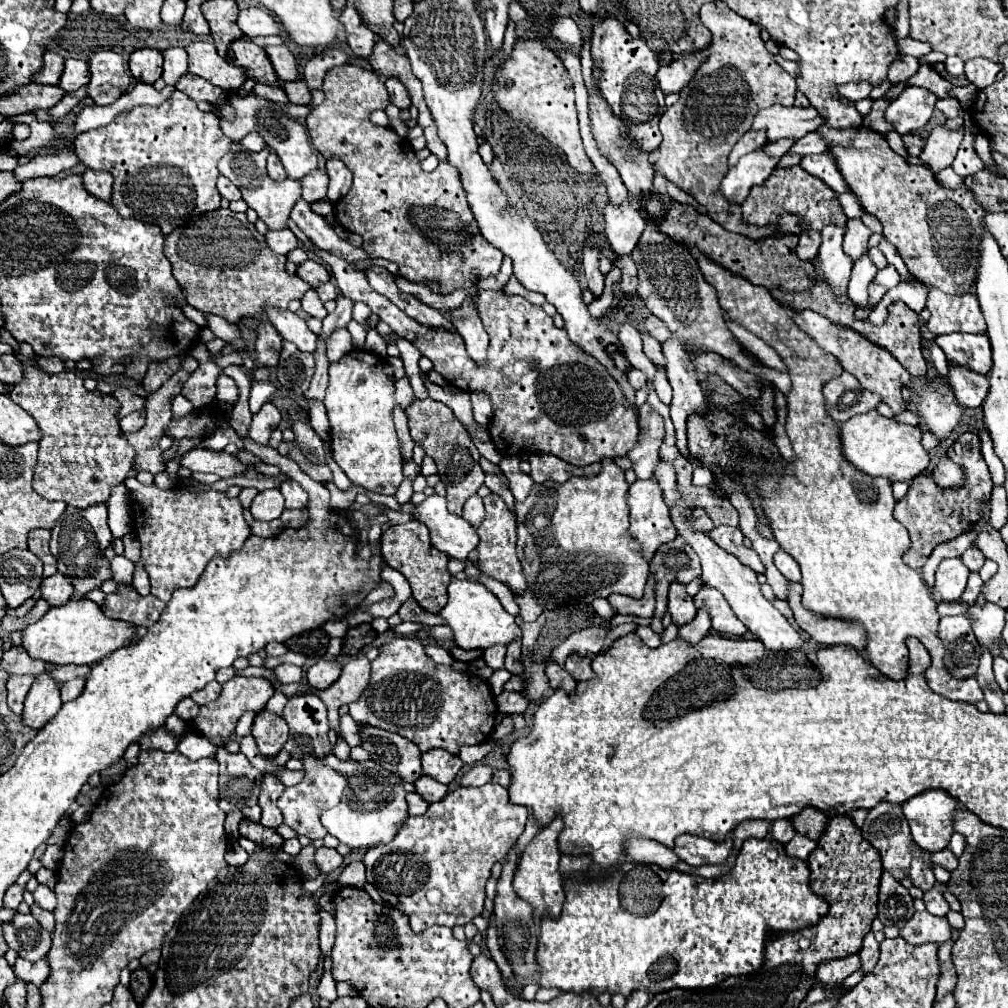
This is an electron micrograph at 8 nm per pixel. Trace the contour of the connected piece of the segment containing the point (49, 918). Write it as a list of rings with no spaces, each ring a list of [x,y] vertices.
[[[33,905],[33,907],[31,907],[31,915],[39,921],[39,925],[41,925],[47,933],[53,933],[53,929],[55,929],[55,919],[53,919],[53,913],[51,913],[51,911],[45,911],[45,909],[41,909],[39,905]]]

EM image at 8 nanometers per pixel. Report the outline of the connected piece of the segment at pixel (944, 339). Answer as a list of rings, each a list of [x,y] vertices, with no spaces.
[[[985,333],[939,335],[935,341],[943,349],[951,365],[961,365],[981,375],[989,373],[992,367],[992,351],[989,337],[985,337]]]

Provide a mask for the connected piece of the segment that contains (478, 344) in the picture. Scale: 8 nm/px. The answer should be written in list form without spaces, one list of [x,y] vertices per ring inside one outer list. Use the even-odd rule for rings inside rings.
[[[463,301],[461,309],[457,309],[455,313],[455,321],[453,321],[457,333],[463,337],[465,347],[469,357],[485,367],[487,365],[487,349],[489,349],[489,335],[485,333],[485,327],[475,311],[475,307],[469,301]]]

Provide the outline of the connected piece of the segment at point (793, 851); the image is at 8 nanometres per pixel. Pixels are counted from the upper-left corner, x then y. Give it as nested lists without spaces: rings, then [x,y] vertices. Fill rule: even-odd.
[[[795,835],[795,837],[785,845],[785,851],[789,853],[789,857],[807,861],[807,857],[809,857],[811,851],[815,849],[815,845],[817,845],[817,841],[811,841],[811,839],[807,839],[807,837]]]

